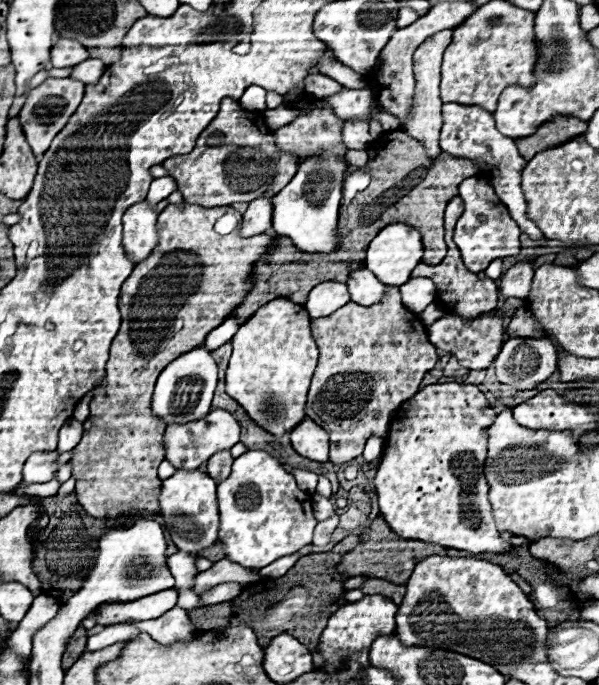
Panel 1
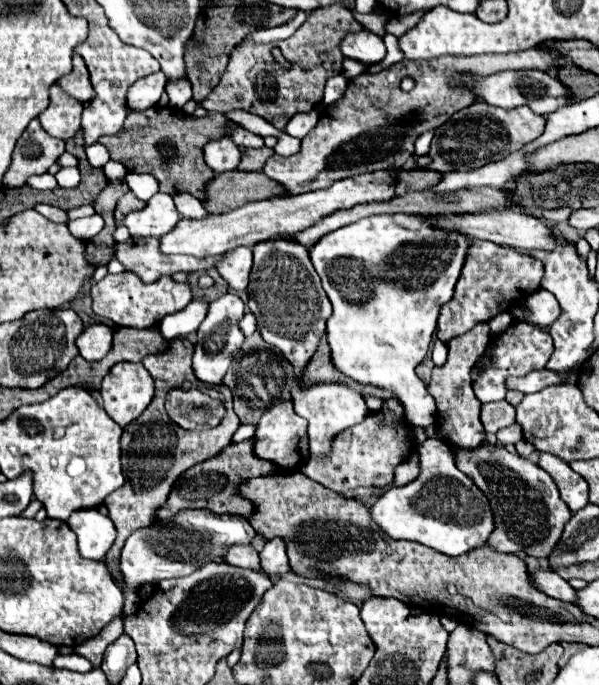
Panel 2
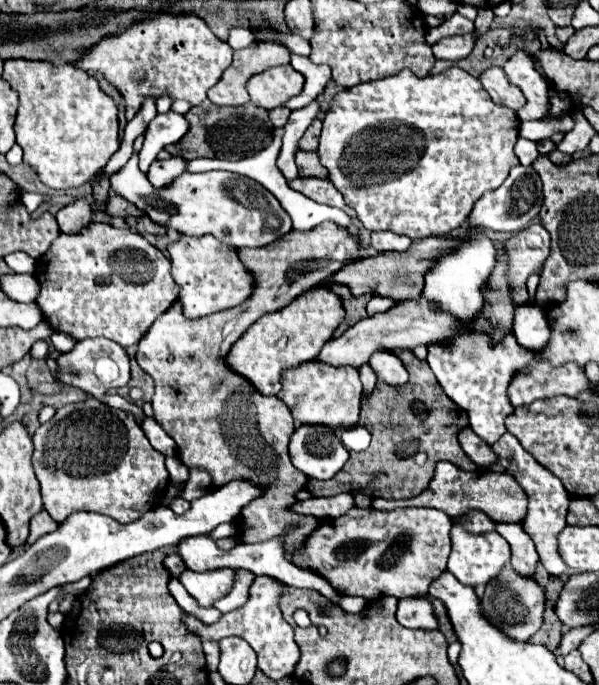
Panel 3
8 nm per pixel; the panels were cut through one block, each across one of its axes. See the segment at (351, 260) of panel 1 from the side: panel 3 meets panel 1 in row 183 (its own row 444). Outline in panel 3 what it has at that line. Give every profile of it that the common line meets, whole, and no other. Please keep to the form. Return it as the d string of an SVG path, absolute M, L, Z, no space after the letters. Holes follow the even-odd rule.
M396 350L396 354L400 354L404 366L408 366L408 386L390 388L384 386L384 382L378 382L370 398L362 400L362 426L372 432L372 444L364 452L350 452L350 460L344 470L340 470L340 474L328 482L310 480L308 490L314 496L334 496L340 492L362 490L374 498L382 496L386 500L412 498L428 486L438 460L448 460L462 470L478 468L466 456L458 440L458 432L468 426L468 414L444 394L426 360L418 360L412 350ZM418 452L428 454L424 466L414 462Z

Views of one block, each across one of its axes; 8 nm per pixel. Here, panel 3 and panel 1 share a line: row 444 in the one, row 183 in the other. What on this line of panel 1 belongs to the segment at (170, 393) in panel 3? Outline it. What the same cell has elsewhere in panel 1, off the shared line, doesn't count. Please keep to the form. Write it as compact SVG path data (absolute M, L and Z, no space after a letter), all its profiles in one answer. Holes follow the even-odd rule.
M224 100L220 104L220 110L216 118L208 124L208 128L200 134L196 148L188 156L172 156L162 164L170 176L178 184L178 192L184 196L188 204L198 204L204 208L214 208L214 206L230 206L234 202L252 202L260 196L272 198L276 192L280 192L296 174L298 160L290 152L282 154L276 148L274 136L264 124L264 116L256 110L244 110L236 100Z

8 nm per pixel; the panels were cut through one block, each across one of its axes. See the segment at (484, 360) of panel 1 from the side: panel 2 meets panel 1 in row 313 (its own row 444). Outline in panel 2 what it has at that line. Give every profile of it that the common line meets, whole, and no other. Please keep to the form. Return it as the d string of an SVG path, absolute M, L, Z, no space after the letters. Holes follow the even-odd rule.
M480 446L474 452L452 448L456 454L458 468L474 480L474 484L486 494L494 512L494 532L488 538L488 546L494 546L496 552L518 554L526 552L528 556L546 558L556 546L564 524L570 520L572 512L560 498L554 480L534 462L510 454L502 446Z

